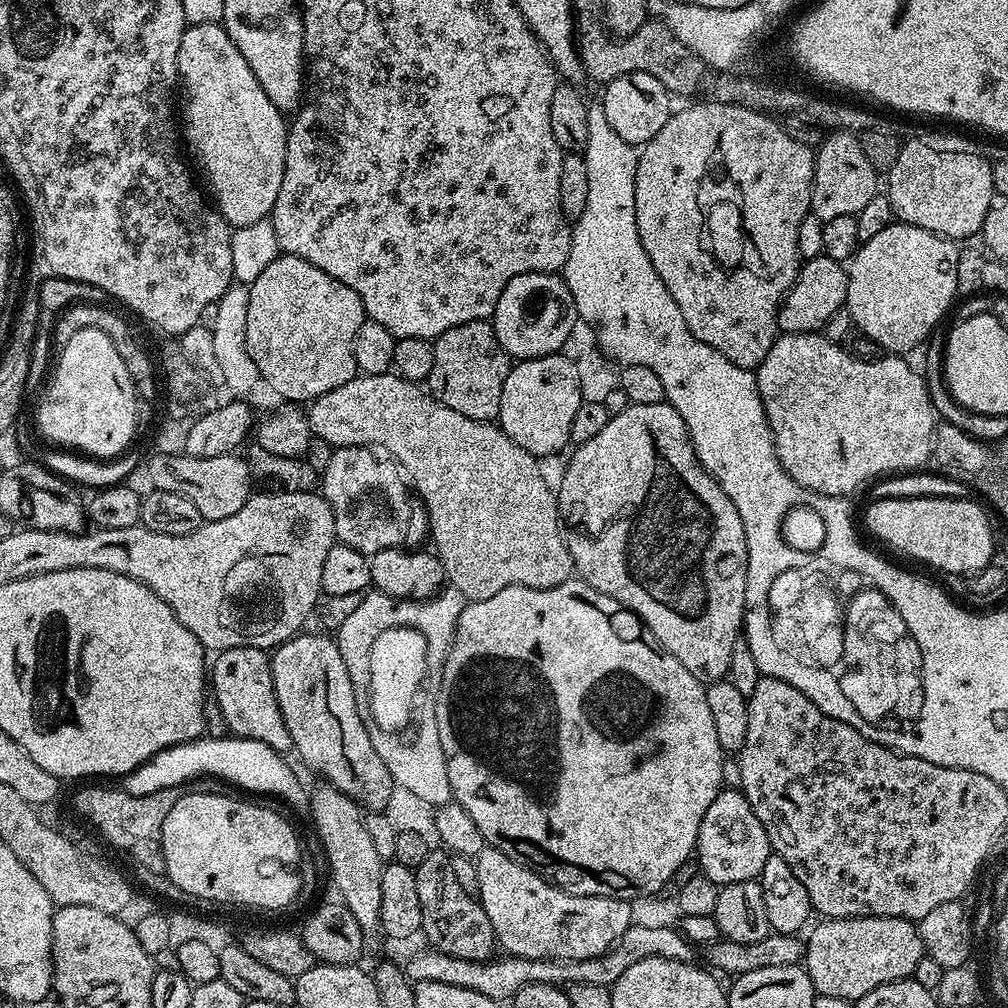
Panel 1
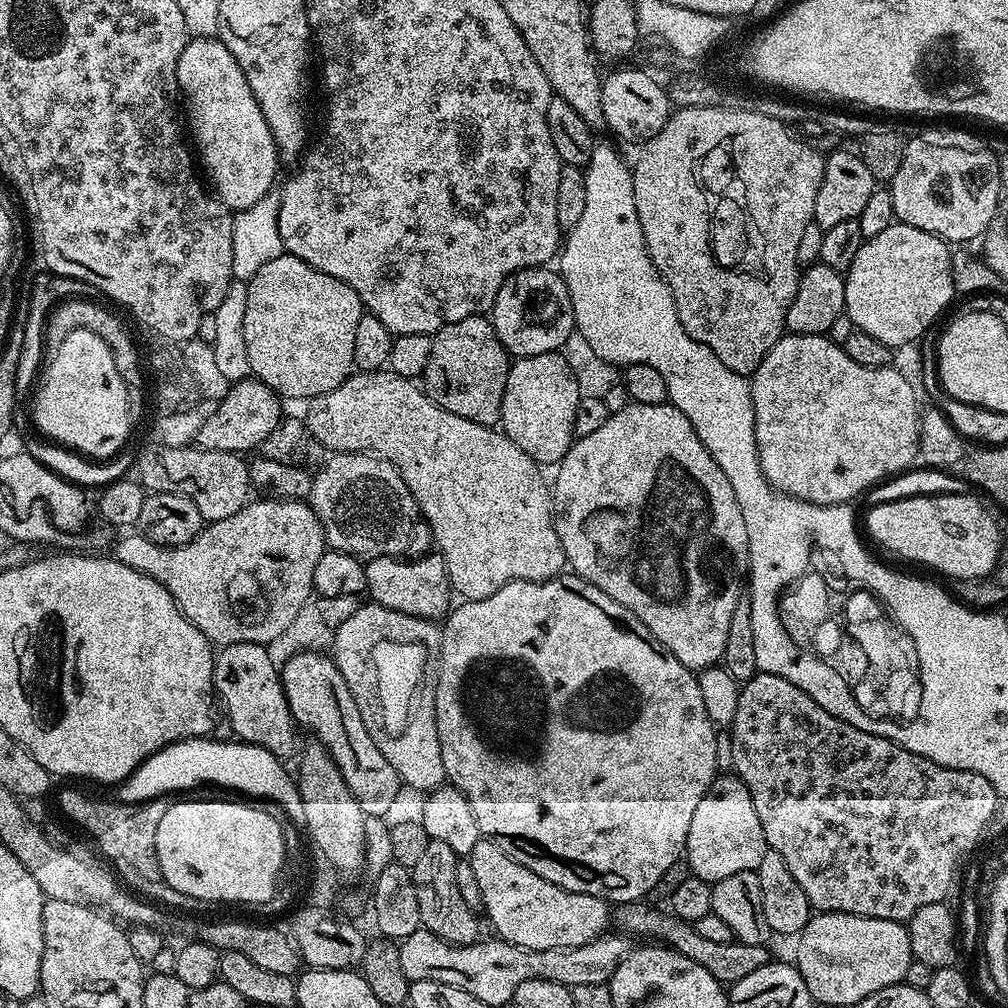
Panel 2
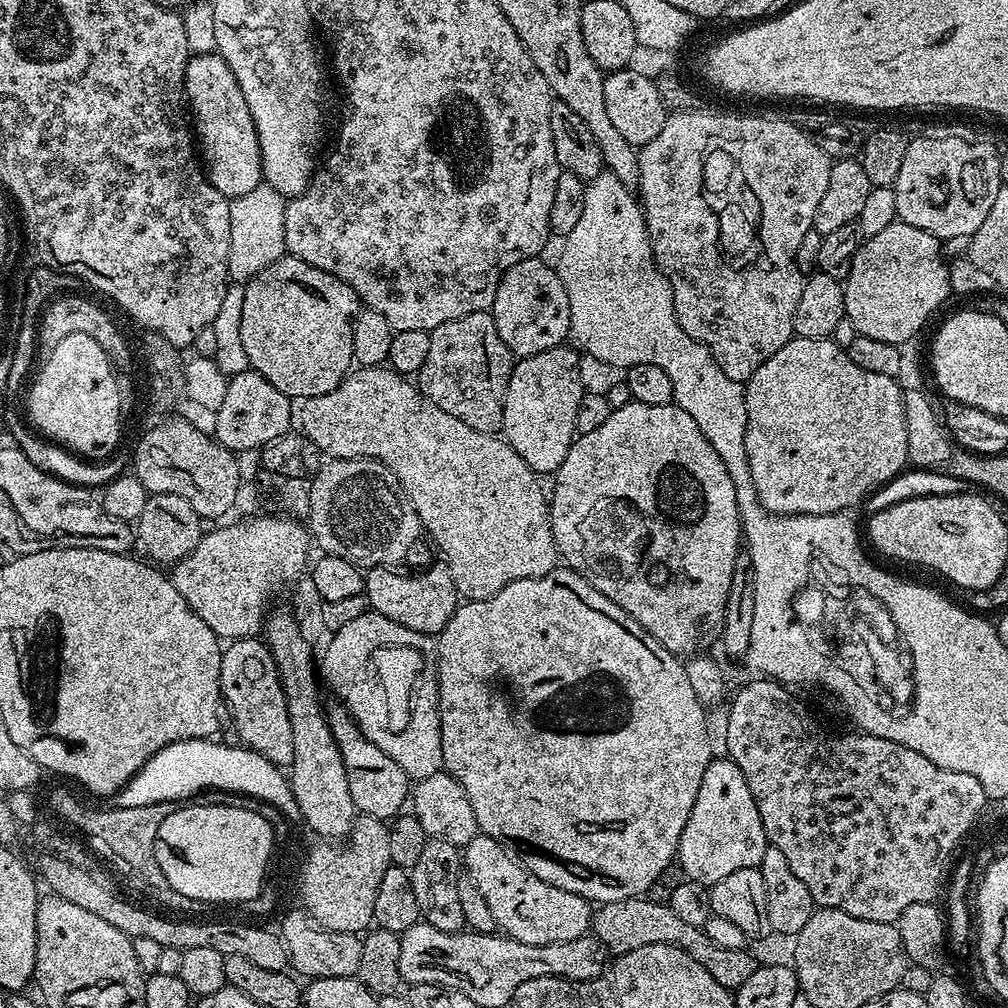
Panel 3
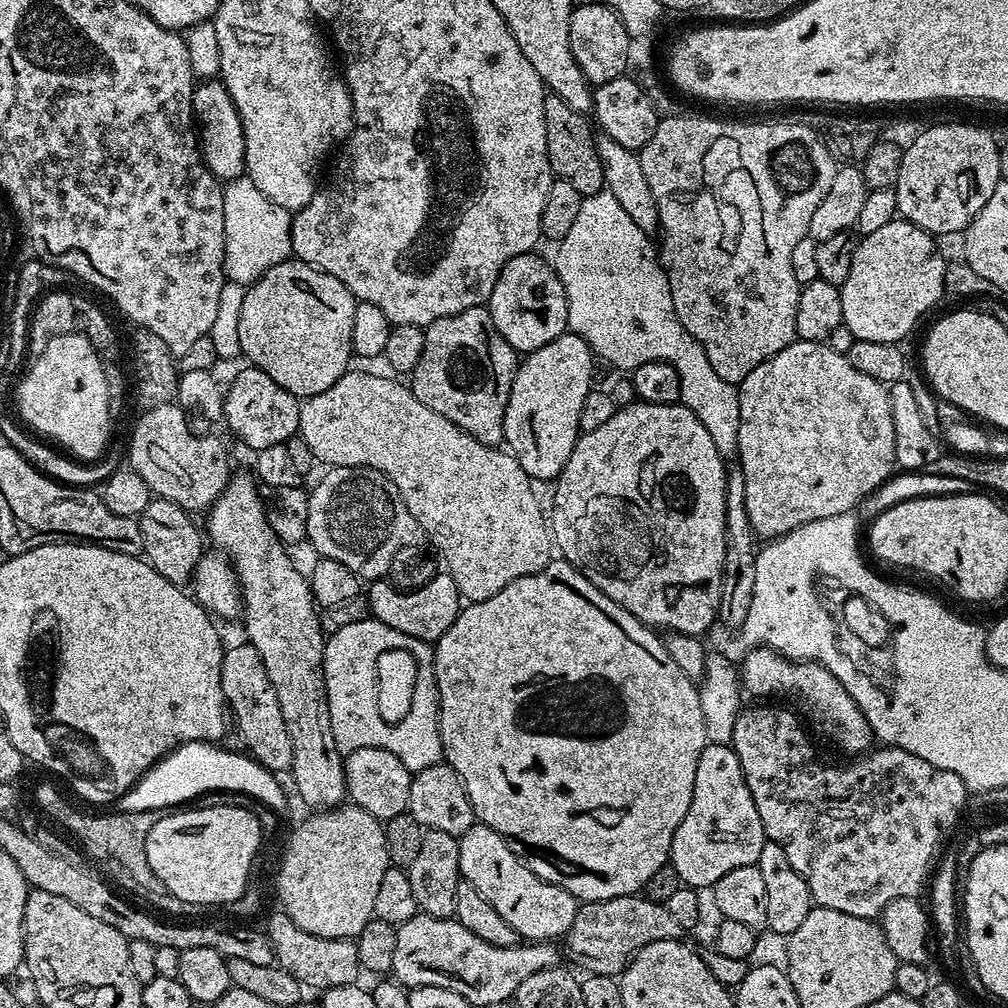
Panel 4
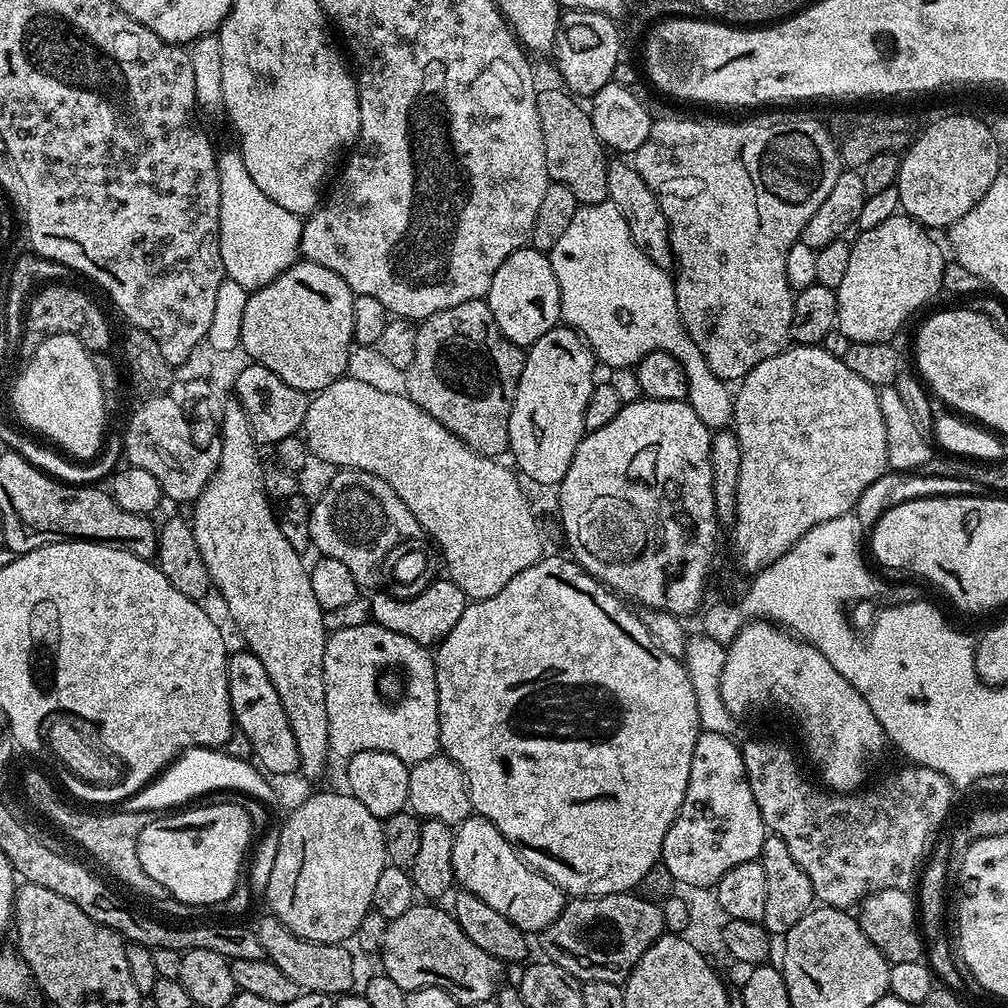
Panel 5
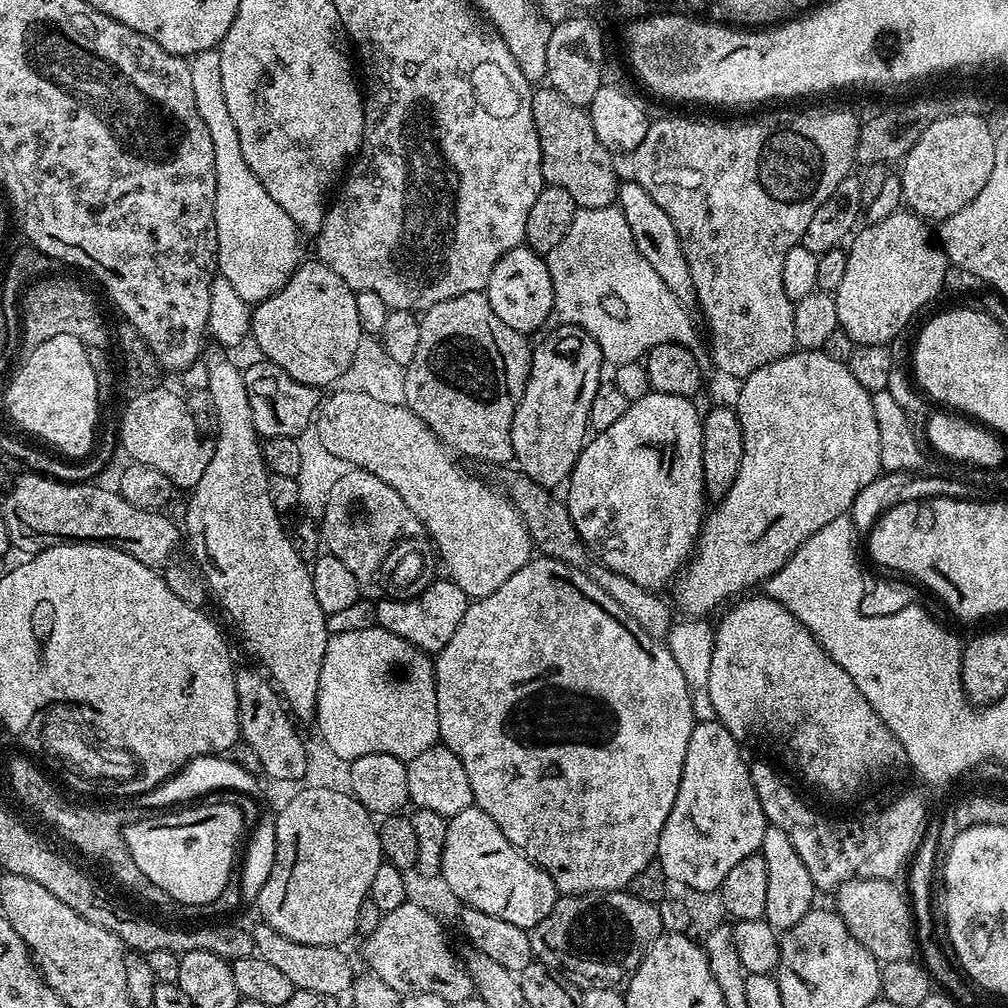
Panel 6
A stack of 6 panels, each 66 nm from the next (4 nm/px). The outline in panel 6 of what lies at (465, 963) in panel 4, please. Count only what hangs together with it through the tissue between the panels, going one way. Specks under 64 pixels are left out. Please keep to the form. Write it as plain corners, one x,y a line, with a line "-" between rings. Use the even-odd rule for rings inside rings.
409,902
398,906
398,910
383,913
378,926
362,942
367,971
382,978
395,992
438,994
438,998
446,998
453,1006
474,994
470,974
458,952
452,949
443,926
436,921
434,913
427,912
420,904

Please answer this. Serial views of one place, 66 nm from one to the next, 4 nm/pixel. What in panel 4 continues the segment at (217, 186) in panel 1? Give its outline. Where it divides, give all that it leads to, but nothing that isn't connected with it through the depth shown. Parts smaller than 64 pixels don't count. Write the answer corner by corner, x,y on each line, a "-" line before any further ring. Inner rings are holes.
208,78
195,85
192,94
192,110
198,125
198,147
205,166
221,182
238,180
245,175
244,155
246,138
242,130
242,118
230,98
223,82

